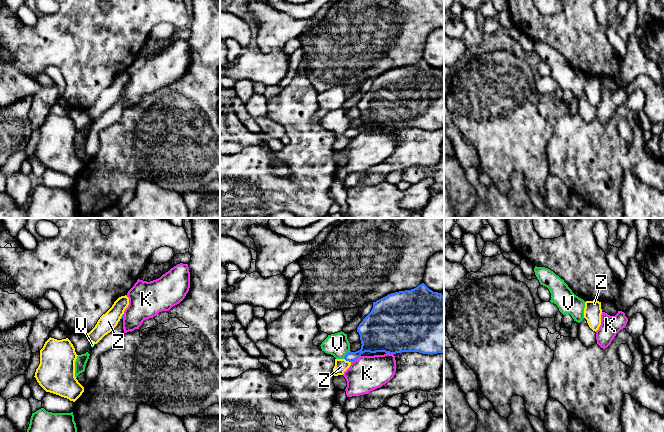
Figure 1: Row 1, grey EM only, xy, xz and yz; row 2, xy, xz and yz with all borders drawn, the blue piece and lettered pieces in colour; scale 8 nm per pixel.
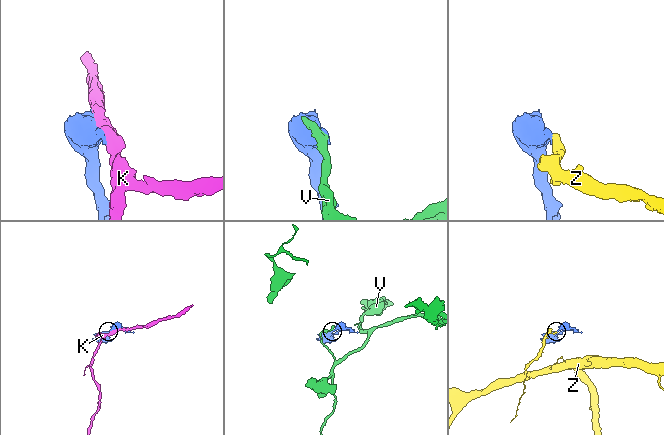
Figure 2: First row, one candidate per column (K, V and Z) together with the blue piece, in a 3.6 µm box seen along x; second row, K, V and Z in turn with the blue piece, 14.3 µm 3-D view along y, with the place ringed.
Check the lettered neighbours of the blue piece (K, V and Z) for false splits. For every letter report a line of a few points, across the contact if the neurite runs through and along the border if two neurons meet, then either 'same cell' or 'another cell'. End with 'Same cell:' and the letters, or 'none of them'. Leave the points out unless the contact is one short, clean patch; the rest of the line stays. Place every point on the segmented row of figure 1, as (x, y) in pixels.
K: another cell
V: xz (349, 350), (343, 358) | another cell
Z: xz (344, 358), (351, 362) | another cell
Same cell: none of them

